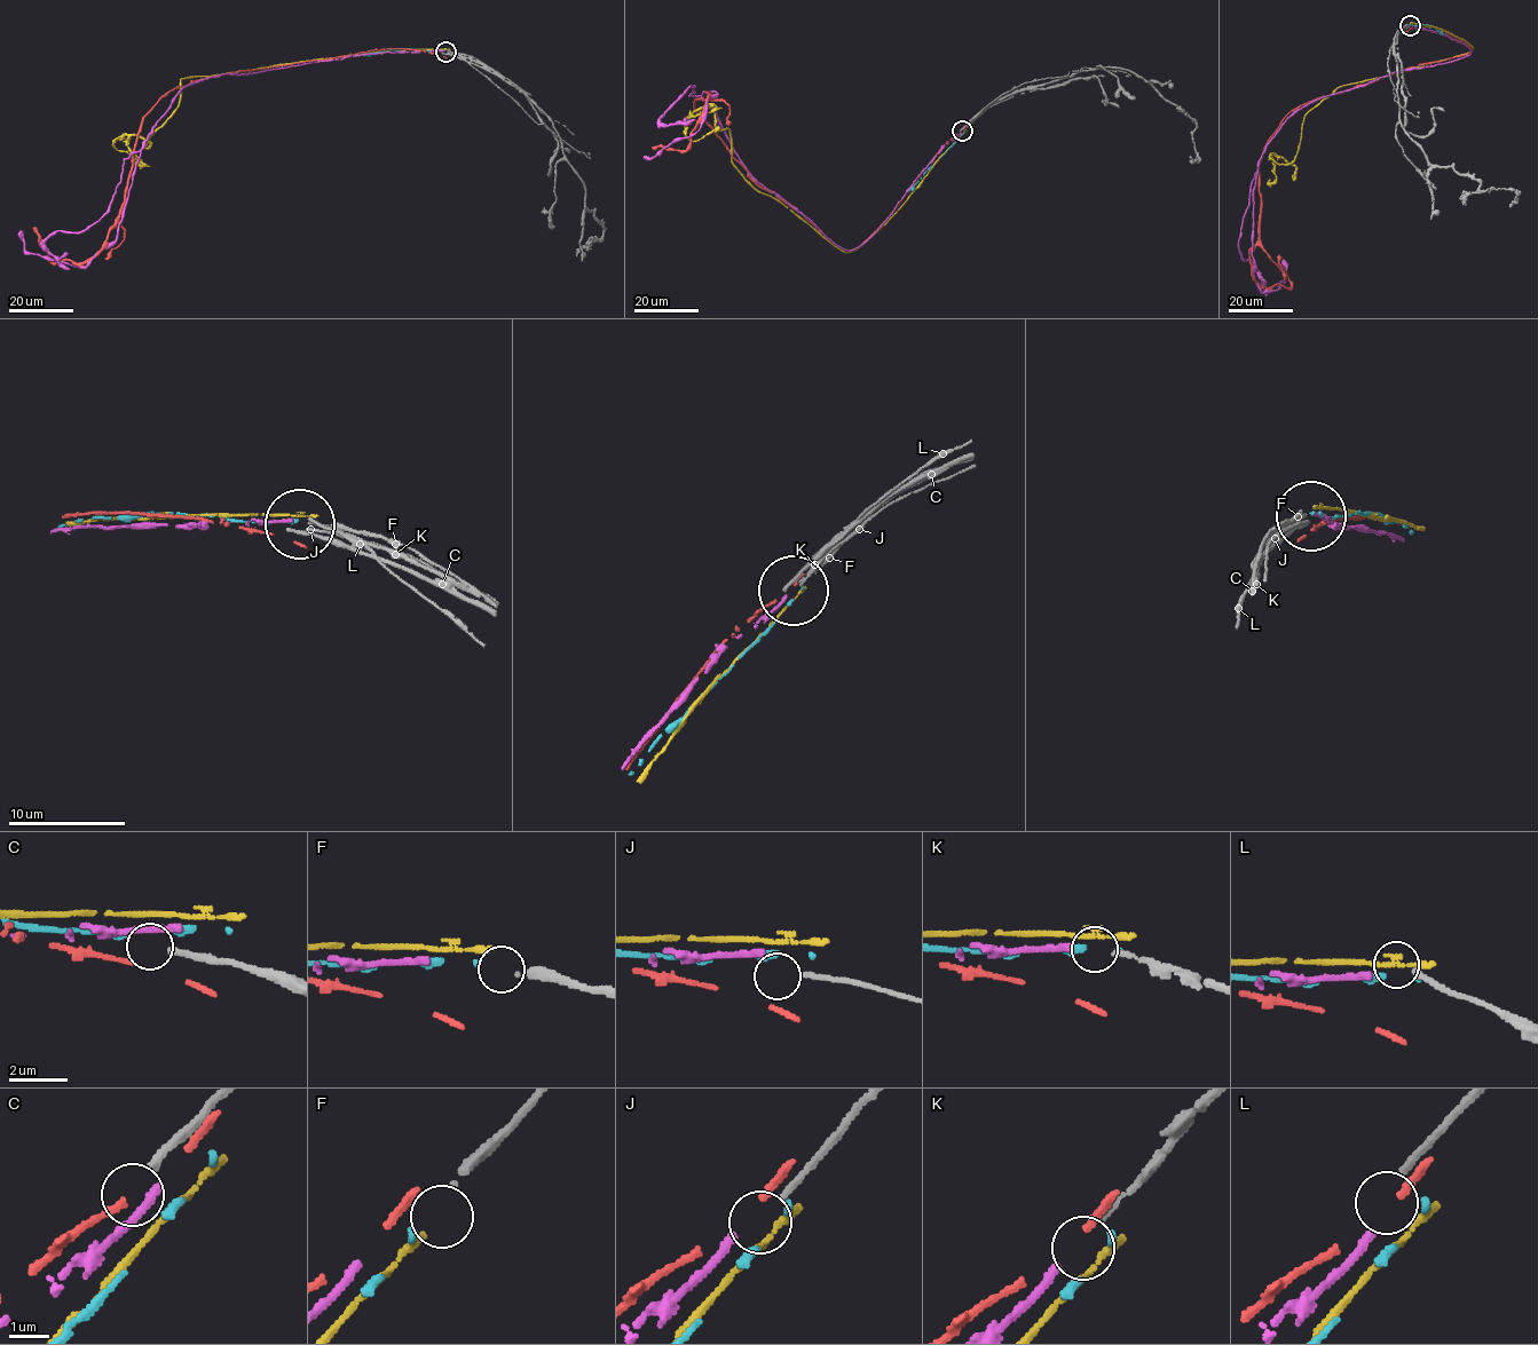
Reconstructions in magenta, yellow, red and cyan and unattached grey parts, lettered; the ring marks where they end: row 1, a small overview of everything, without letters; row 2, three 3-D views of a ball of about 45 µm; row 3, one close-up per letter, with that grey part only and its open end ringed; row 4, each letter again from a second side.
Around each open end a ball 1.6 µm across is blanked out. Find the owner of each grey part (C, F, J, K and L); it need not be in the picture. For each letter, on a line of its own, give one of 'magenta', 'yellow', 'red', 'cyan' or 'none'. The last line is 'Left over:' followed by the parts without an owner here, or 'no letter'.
C: none
F: cyan
J: none
K: magenta
L: none
Left over: C, J, L

